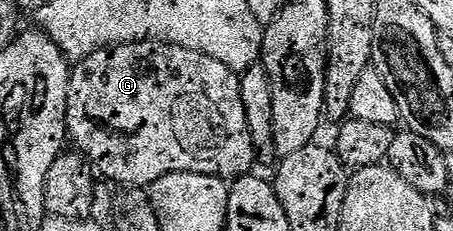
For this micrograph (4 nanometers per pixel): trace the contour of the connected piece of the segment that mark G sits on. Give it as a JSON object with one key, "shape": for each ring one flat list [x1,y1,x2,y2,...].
{"shape":[[141,40,135,44,117,44,115,48,103,48,94,54,90,54,85,60,79,61,71,69,68,78,68,135,74,141,76,139,75,147,86,157,89,165,97,173,100,172,108,180,113,180,116,184,124,184,120,186,131,186,134,188,147,189,158,178,162,178,166,174,174,174,175,172,193,172,194,174,206,174,207,176,219,176,221,178,239,178,249,175,253,171,252,160,254,164,254,149,252,146,252,139,250,138,250,130,246,122,246,110,242,102,242,90,240,89,240,76,230,70,230,66,222,66,222,62,218,62,218,58,210,58,206,54,198,54,194,50,186,50,177,44,163,44,160,40]]}

